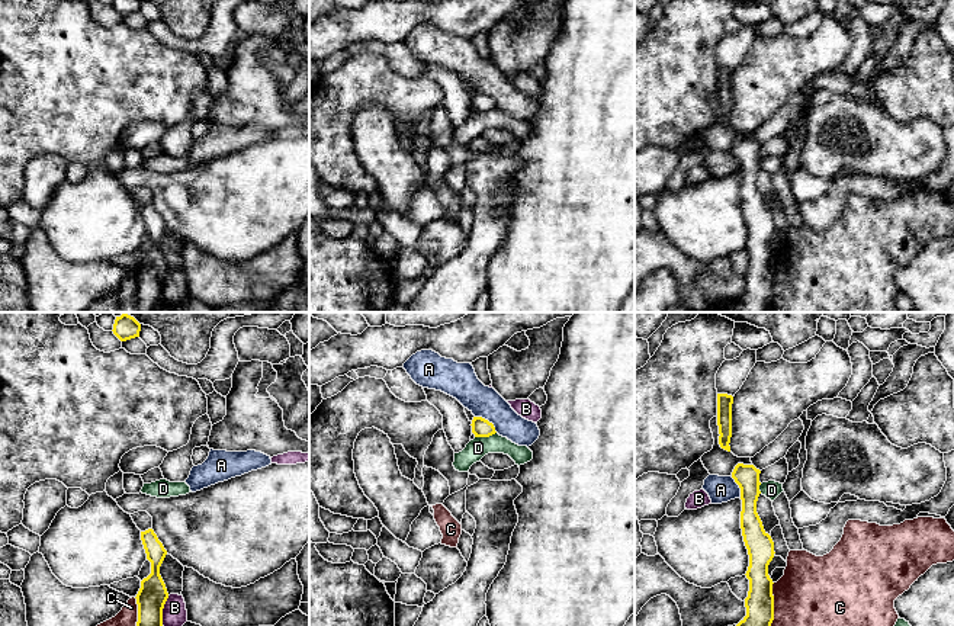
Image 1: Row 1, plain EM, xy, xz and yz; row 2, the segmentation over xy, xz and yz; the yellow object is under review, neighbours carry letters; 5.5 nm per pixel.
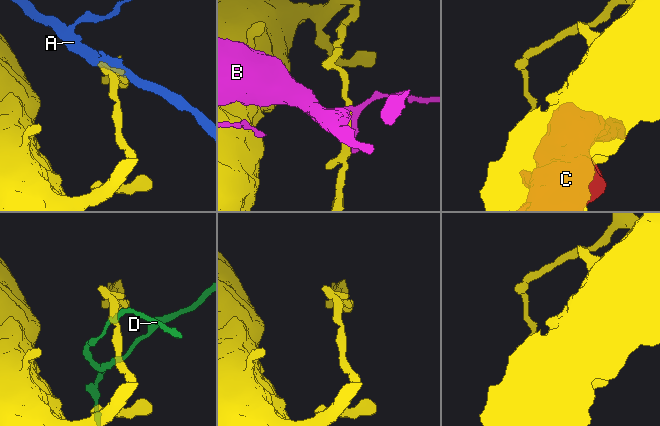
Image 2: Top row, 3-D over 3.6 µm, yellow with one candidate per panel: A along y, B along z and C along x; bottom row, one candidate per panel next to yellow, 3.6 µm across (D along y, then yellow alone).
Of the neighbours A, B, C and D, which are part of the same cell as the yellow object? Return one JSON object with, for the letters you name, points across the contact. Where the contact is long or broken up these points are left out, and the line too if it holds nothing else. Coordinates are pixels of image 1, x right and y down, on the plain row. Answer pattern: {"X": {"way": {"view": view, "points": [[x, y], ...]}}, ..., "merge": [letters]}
{"merge": []}

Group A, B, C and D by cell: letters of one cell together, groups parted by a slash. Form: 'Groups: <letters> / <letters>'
Groups: A / B / C / D

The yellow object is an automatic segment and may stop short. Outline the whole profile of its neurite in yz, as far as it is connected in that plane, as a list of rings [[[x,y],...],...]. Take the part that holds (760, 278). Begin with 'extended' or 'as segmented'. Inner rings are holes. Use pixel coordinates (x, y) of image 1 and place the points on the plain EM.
as segmented; [[[738,138],[732,153],[741,163],[742,186],[741,203],[749,229],[746,253],[749,266],[745,273],[746,290],[736,299],[727,312],[768,312],[774,295],[772,254],[768,240],[774,232],[774,216],[764,205],[757,187],[759,166],[759,148],[754,139]]]

